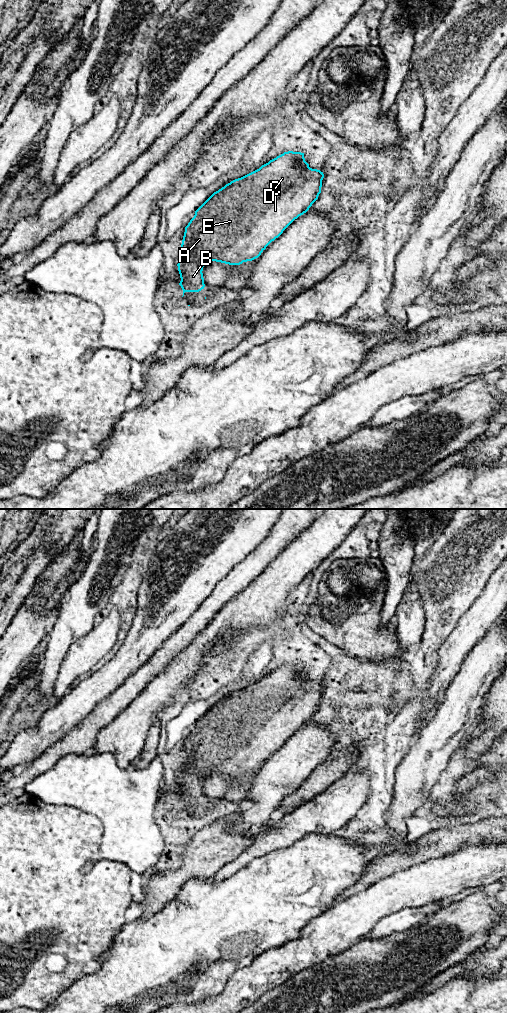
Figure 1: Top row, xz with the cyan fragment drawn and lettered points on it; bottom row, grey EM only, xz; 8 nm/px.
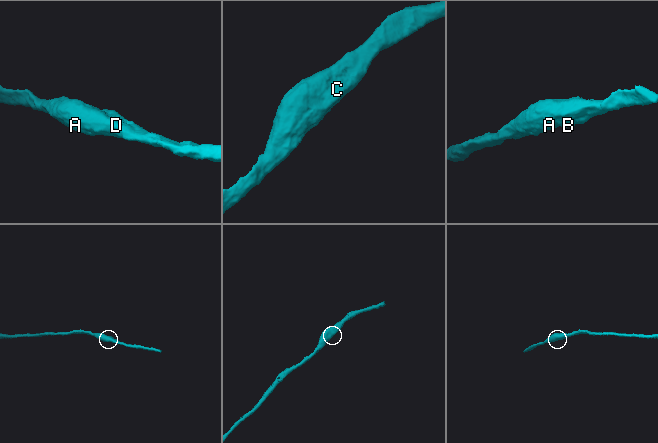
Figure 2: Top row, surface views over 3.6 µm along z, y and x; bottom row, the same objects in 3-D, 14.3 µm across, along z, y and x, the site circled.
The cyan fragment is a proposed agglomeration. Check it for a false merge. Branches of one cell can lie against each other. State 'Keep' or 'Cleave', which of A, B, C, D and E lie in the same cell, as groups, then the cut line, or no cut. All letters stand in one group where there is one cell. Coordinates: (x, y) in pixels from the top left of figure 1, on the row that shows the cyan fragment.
Keep. Groups: A B C D E. No split

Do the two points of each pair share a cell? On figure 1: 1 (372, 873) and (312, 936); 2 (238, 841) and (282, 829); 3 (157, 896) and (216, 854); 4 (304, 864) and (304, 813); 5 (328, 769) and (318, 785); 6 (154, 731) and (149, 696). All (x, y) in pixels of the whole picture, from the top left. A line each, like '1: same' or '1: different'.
1: different
2: different
3: same
4: different
5: same
6: different

